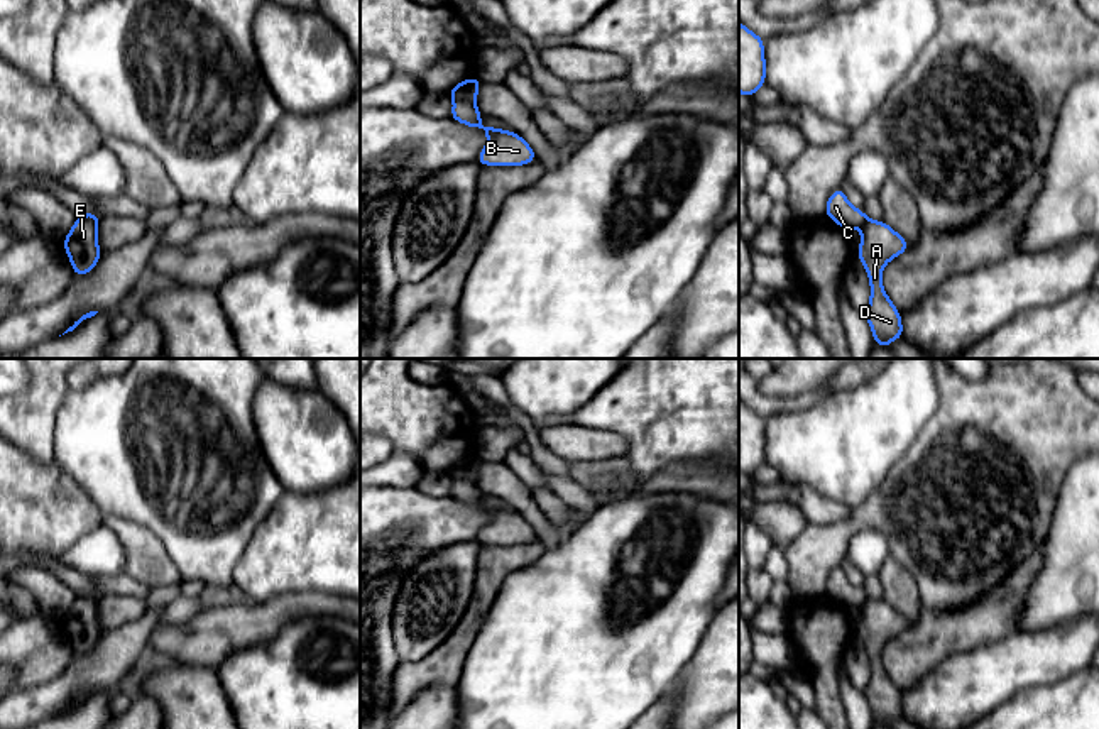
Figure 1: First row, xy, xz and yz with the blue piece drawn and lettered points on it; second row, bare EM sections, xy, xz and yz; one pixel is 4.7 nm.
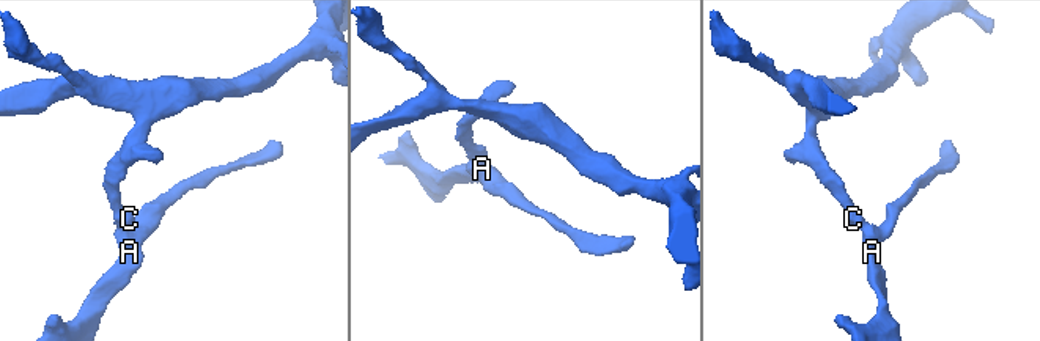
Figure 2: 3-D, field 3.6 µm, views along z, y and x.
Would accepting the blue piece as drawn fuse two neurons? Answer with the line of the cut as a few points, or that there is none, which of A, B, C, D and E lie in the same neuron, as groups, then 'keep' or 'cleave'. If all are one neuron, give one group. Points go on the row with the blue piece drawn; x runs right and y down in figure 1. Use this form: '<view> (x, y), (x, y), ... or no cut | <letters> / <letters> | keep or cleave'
xz (455, 100), (465, 100), (474, 105) | A B D E / C | cleave

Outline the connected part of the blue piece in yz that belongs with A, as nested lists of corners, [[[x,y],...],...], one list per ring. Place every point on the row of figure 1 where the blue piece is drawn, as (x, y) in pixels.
[[[867,218],[859,232],[861,244],[856,255],[867,272],[871,288],[864,316],[872,332],[874,345],[888,348],[893,340],[903,338],[903,321],[901,313],[883,288],[883,269],[889,260],[910,250],[910,245],[883,220]]]

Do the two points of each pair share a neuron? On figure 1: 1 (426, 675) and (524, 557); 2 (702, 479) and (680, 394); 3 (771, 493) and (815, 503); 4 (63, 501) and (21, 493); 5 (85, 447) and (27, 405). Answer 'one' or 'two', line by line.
1: one
2: two
3: one
4: one
5: two

